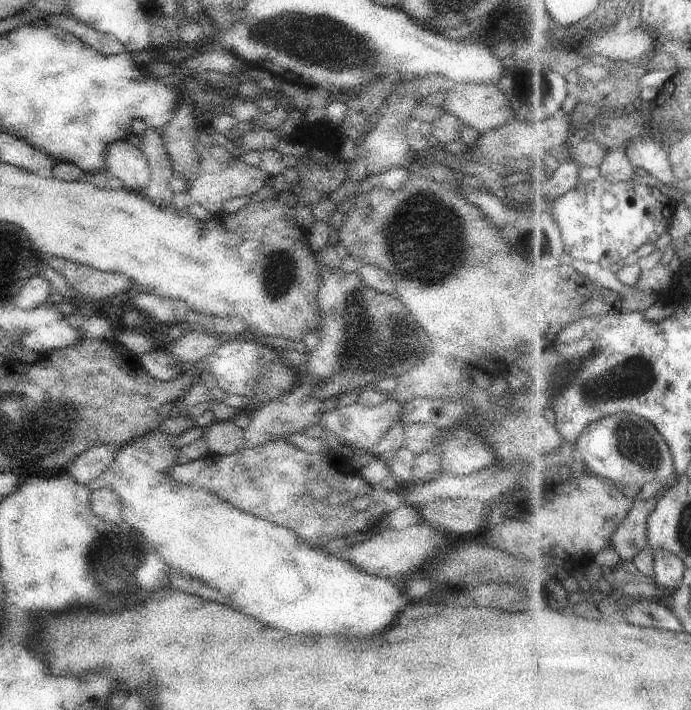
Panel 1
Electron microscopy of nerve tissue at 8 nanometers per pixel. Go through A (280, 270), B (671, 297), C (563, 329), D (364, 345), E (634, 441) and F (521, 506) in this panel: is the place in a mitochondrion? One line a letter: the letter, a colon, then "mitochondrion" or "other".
A: mitochondrion
B: other
C: other
D: mitochondrion
E: mitochondrion
F: other

